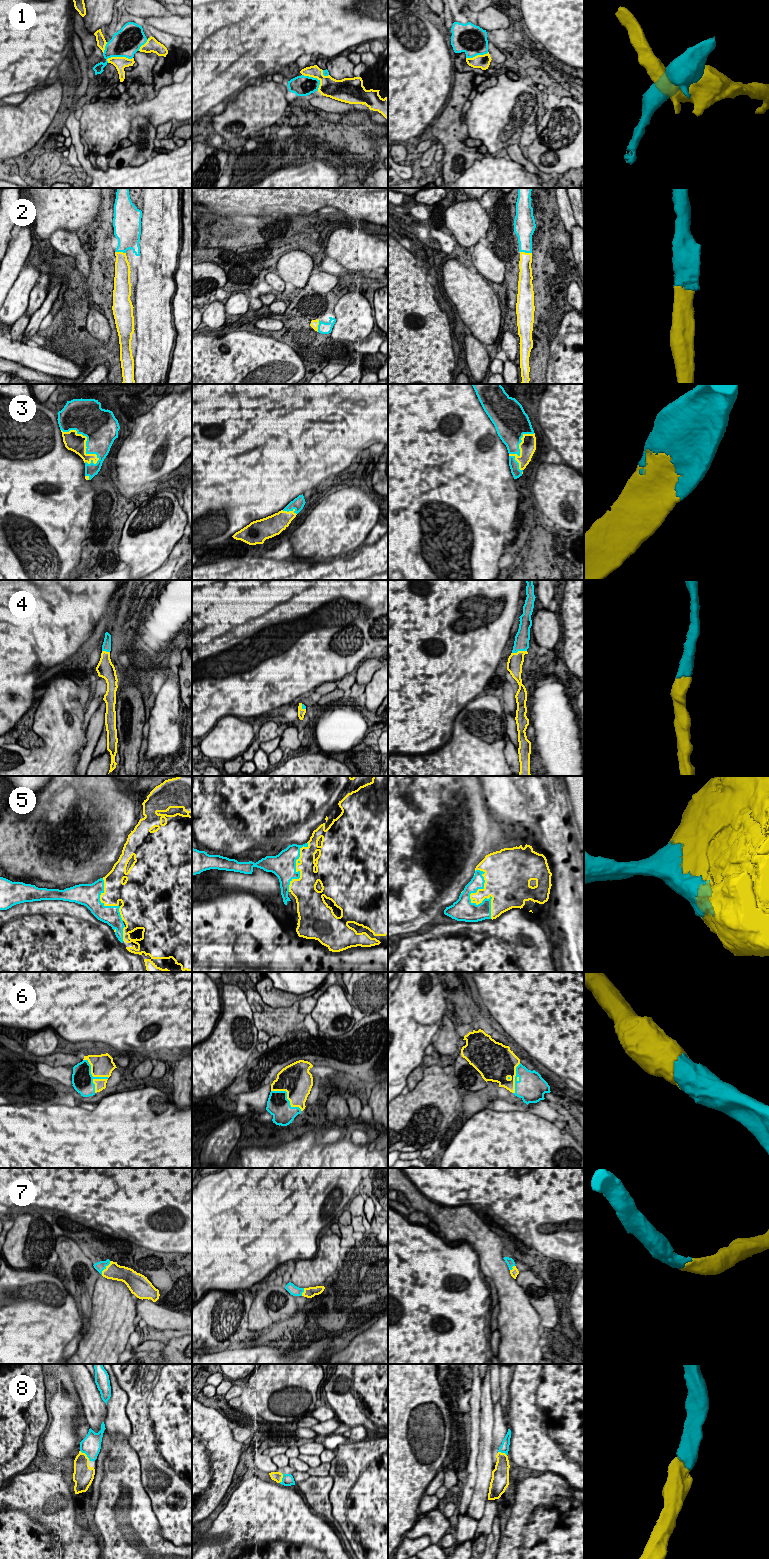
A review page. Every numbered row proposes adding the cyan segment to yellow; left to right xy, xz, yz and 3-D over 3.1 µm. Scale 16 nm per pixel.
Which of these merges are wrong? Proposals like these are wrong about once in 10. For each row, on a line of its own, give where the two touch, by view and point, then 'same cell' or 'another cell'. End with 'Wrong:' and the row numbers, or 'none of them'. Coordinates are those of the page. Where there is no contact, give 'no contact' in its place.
1: meets yellow in xy at (119, 57); another cell
2: meets yellow in xz at (317, 326); same cell
3: meets yellow in xy at (86, 440); same cell
4: meets yellow in yz at (519, 651); same cell
5: meets yellow in yz at (470, 898); same cell
6: meets yellow in xy at (92, 1075); same cell
7: meets yellow in xy at (106, 1268); same cell
8: meets yellow in xy at (85, 1454); same cell
Wrong: 1

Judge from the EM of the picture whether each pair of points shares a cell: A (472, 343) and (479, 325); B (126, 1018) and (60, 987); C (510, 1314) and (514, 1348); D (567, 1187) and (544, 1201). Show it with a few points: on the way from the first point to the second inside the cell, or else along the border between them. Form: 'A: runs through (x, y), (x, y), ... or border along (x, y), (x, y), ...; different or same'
A: border along (467, 330), (485, 346); different
B: runs through (110, 1002), (95, 987), (76, 987); same
C: runs through (514, 1322), (514, 1340); same
D: runs through (561, 1187), (558, 1187), (550, 1195); same

